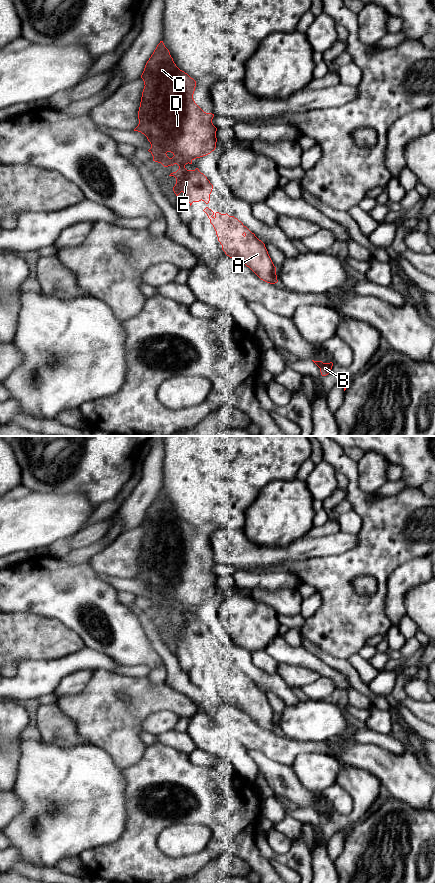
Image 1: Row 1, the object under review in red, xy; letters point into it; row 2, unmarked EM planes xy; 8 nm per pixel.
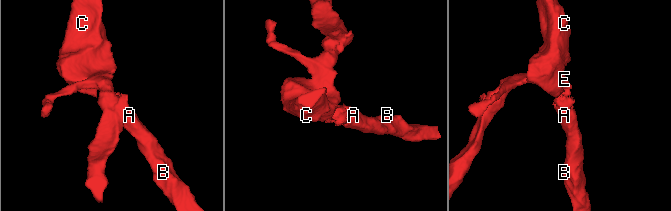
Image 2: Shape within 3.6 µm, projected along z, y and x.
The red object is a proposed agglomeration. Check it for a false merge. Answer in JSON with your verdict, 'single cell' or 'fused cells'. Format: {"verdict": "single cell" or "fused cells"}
{"verdict": "single cell"}

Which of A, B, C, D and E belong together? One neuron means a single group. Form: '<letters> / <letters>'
A B C D E

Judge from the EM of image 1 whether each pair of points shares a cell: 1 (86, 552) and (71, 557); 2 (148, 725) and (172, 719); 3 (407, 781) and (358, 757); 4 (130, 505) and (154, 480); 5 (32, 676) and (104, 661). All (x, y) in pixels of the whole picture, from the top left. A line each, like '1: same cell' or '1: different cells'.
1: same cell
2: same cell
3: same cell
4: same cell
5: same cell

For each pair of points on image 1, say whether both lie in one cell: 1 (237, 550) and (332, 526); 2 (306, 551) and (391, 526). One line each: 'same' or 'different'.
1: different
2: different

